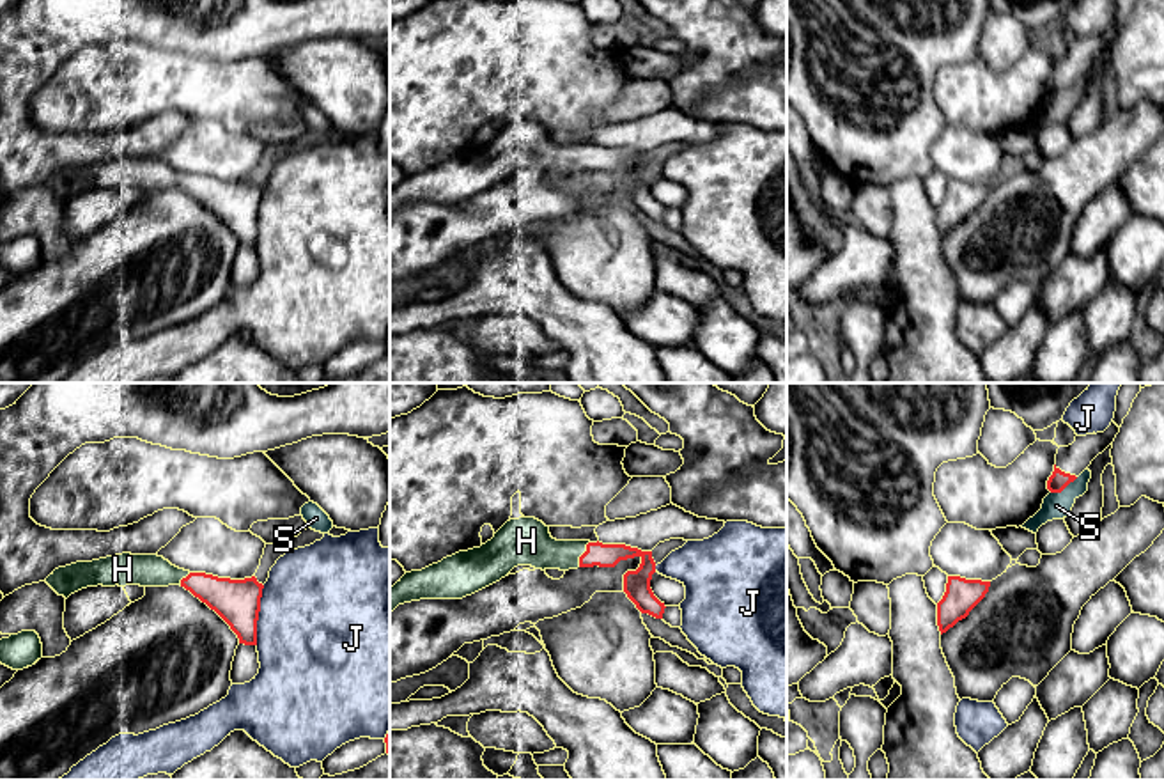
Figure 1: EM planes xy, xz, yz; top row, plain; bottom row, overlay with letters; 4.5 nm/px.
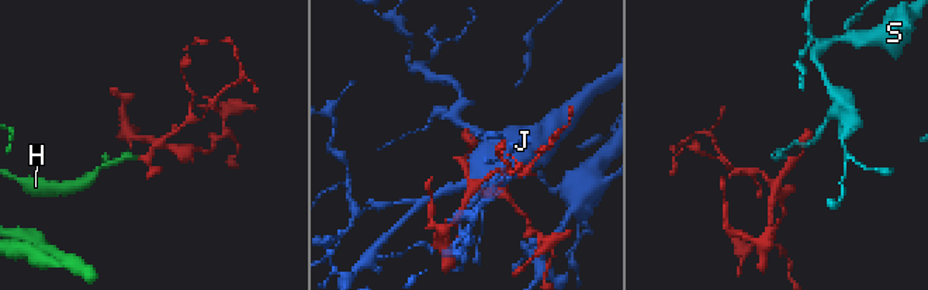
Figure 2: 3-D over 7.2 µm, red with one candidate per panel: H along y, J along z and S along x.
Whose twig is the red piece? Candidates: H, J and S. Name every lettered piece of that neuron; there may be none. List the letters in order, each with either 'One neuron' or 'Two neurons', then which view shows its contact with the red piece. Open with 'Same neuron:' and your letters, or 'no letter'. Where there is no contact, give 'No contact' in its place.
Same neuron: H
H: One neuron. Touches red in xz
J: Two neurons. Touches red in xy
S: Two neurons. Touches red in yz

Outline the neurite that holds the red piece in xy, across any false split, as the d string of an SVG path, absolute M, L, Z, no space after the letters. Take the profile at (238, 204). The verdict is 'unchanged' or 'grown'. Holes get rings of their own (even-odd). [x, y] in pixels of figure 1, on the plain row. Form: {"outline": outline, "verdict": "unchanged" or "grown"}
{"outline": "M122 156L55 172L46 186L66 202L87 190L168 190L181 188L214 213L237 238L239 246L257 248L257 223L264 188L244 183L190 176L158 158Z", "verdict": "grown"}

